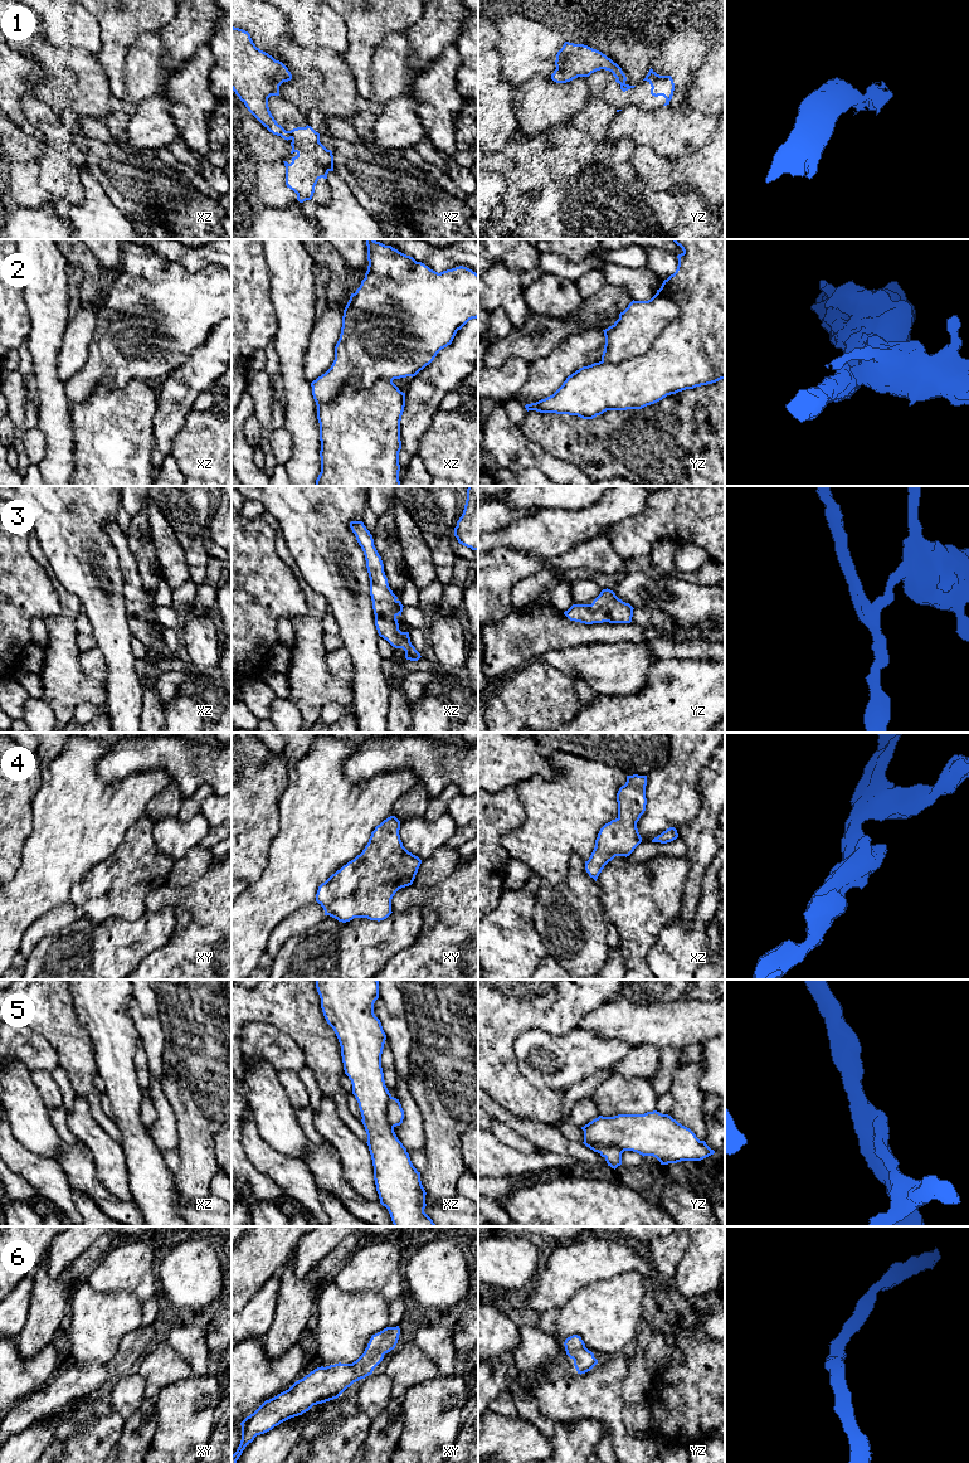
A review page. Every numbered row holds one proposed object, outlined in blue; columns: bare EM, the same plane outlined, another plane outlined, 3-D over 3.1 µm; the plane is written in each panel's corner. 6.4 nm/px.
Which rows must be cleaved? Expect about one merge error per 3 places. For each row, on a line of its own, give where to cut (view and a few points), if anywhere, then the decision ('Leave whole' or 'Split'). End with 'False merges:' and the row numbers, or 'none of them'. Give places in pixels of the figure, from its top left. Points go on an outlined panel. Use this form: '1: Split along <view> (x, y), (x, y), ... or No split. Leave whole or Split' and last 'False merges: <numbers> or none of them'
1: Split along xz (287, 131), (292, 137). Split
2: Split along yz (680, 306), (680, 316), (672, 320), (642, 354), (602, 361). Split
3: No split. Leave whole
4: No split. Leave whole
5: Split along xz (390, 1097), (386, 1119), (393, 1127). Split
6: No split. Leave whole
False merges: 1, 2, 5

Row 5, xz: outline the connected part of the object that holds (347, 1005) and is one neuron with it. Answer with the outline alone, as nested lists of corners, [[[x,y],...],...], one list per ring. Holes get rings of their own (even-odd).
[[[316,980],[316,988],[323,1016],[339,1039],[344,1070],[351,1080],[352,1094],[359,1103],[380,1204],[388,1209],[394,1226],[437,1226],[424,1212],[427,1192],[420,1181],[420,1172],[413,1166],[406,1148],[398,1139],[386,1117],[391,1099],[381,1068],[386,1035],[374,1014],[374,1003],[379,998],[379,981]]]

